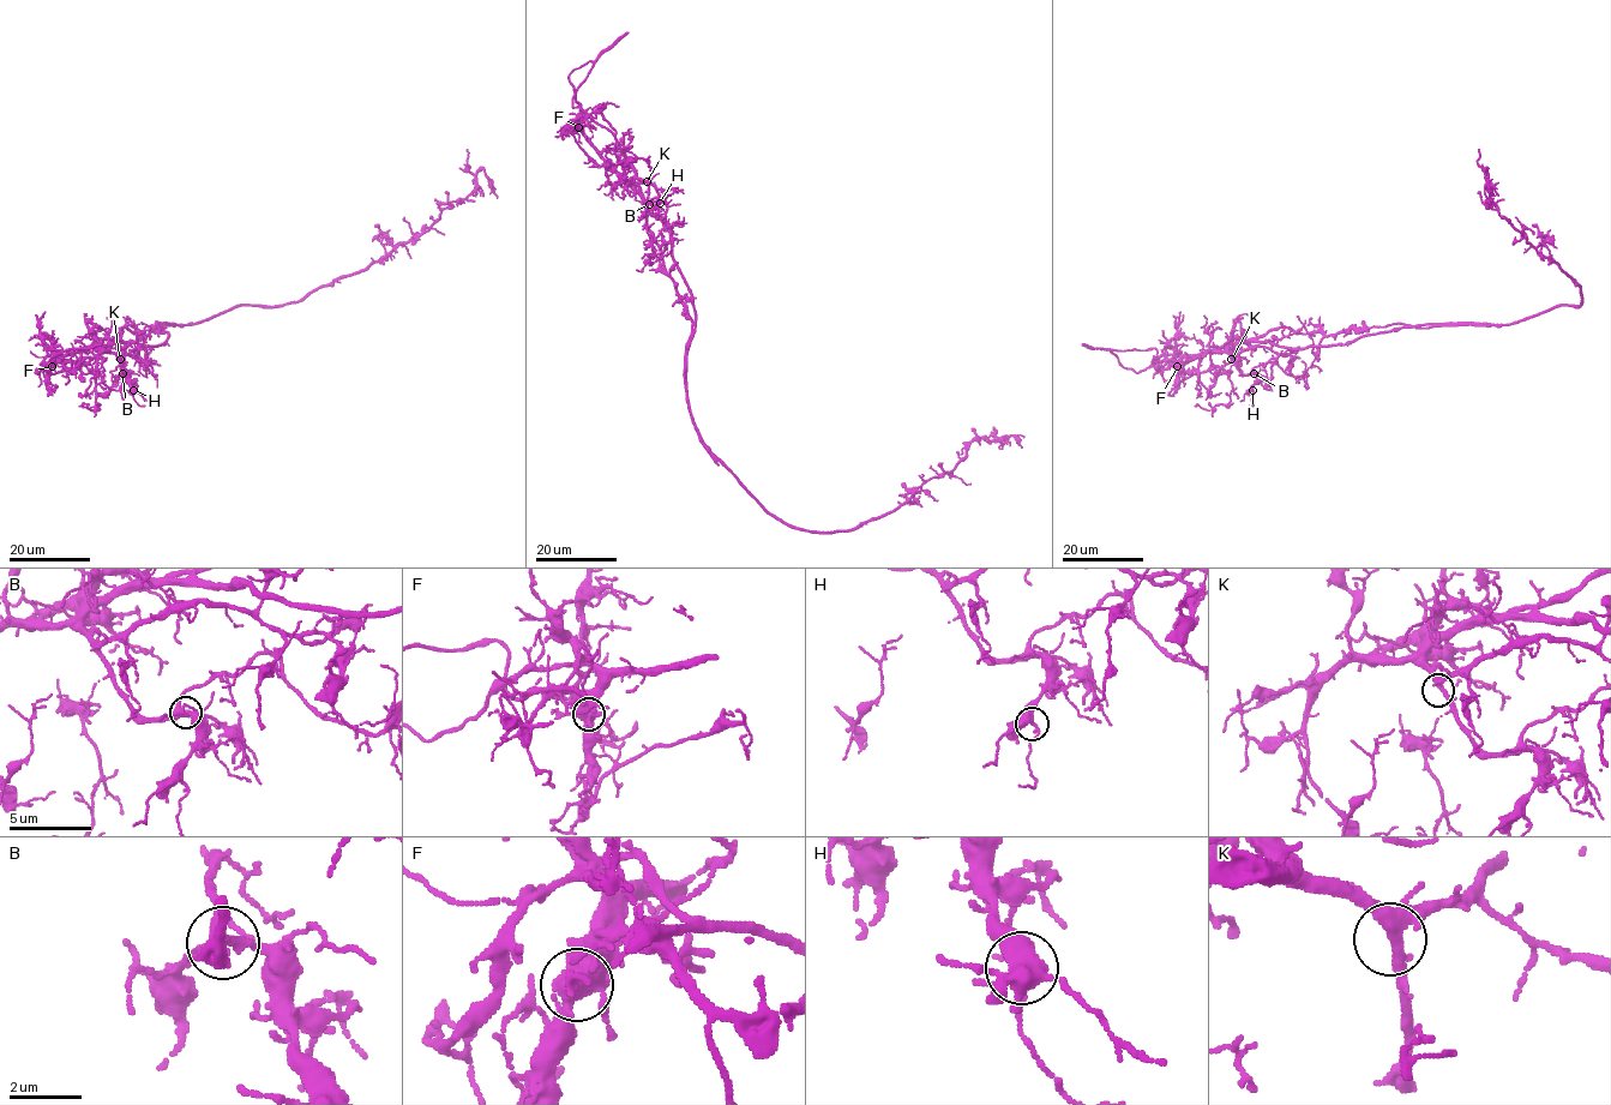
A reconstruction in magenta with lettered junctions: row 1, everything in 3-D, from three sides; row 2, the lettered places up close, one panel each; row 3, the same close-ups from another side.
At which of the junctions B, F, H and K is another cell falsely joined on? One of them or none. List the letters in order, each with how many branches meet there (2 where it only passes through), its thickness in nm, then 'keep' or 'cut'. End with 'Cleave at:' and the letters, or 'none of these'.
B: branches 5; calibre 320 nm; keep
F: branches 4; calibre 600 nm; cut
H: branches 4; calibre 440 nm; keep
K: branches 4; calibre 340 nm; keep
Cleave at: F

